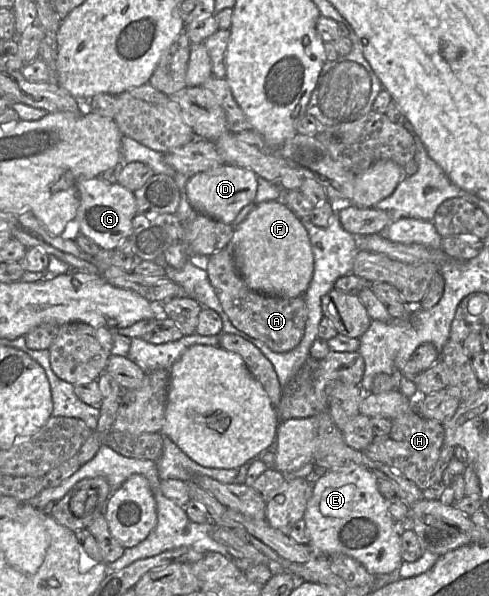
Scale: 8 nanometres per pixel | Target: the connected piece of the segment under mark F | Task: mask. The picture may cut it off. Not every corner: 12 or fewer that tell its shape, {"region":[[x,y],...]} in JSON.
{"region":[[277,200],[255,206],[229,245],[253,291],[304,295],[308,233]]}

